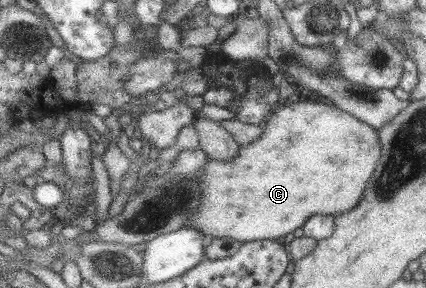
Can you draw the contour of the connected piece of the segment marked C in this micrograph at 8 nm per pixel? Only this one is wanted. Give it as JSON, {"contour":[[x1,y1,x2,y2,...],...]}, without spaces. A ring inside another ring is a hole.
{"contour":[[308,96,284,102,263,125,262,135,252,143,240,145,234,159,208,159,206,167,200,169,200,205,184,227,200,230,209,240,228,236,242,243,262,239,281,241,286,234,300,228,310,216,328,214,335,217,356,208,366,182,380,160,382,148,375,128,329,102,318,102]]}

